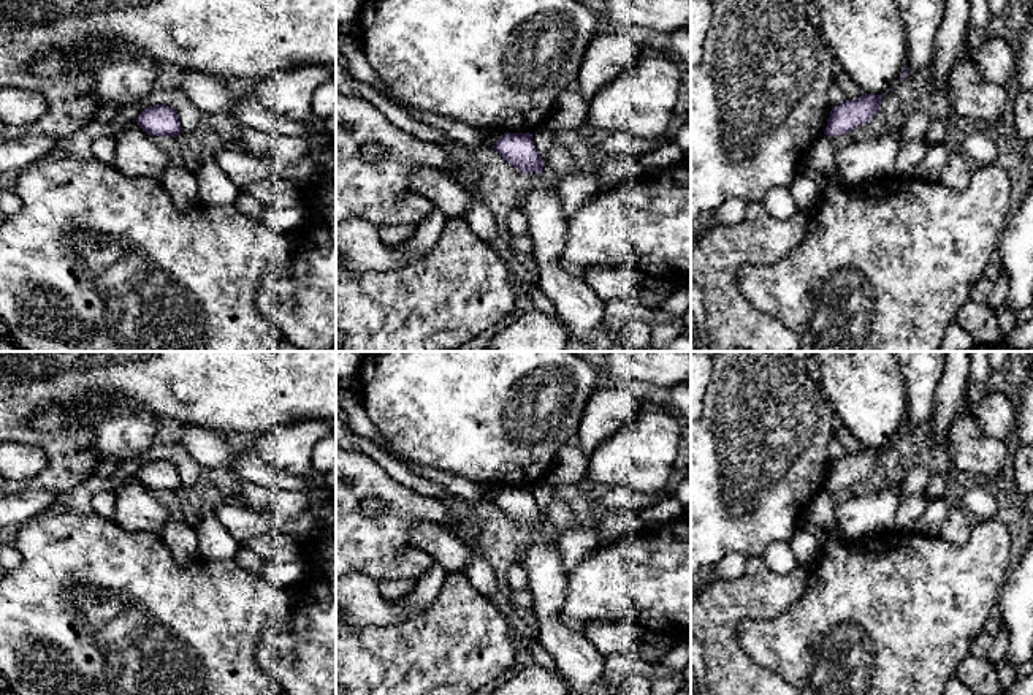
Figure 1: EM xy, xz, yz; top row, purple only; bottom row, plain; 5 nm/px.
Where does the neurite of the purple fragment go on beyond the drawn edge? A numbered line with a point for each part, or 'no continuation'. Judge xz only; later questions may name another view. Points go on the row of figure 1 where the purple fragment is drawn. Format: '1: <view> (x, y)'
no continuation

